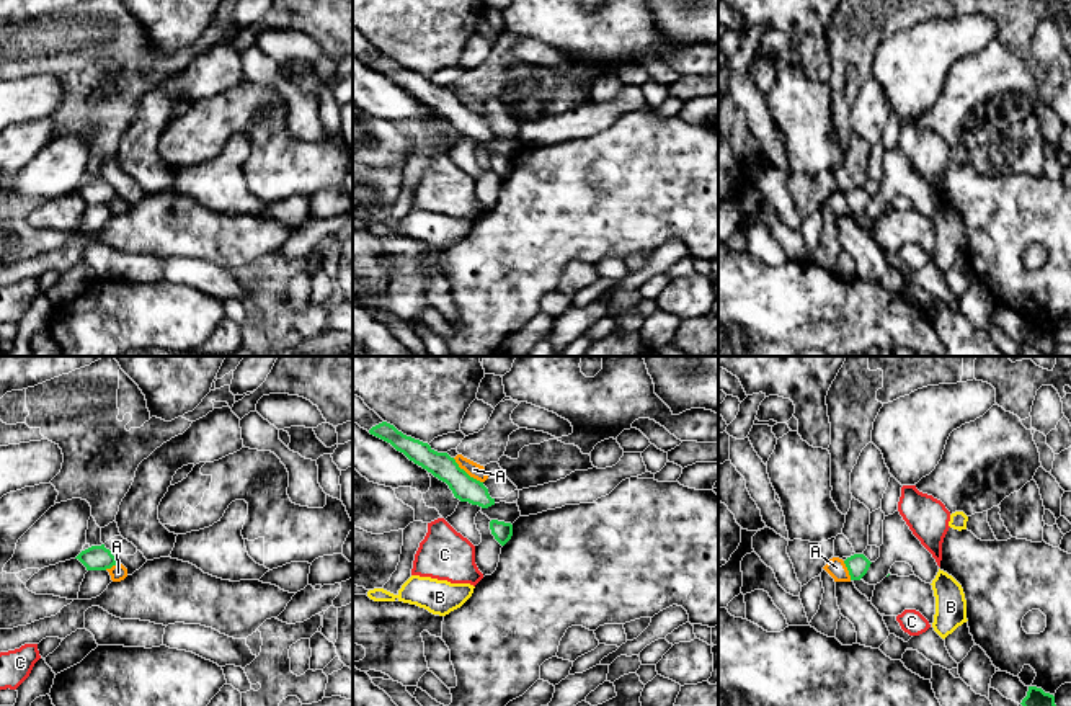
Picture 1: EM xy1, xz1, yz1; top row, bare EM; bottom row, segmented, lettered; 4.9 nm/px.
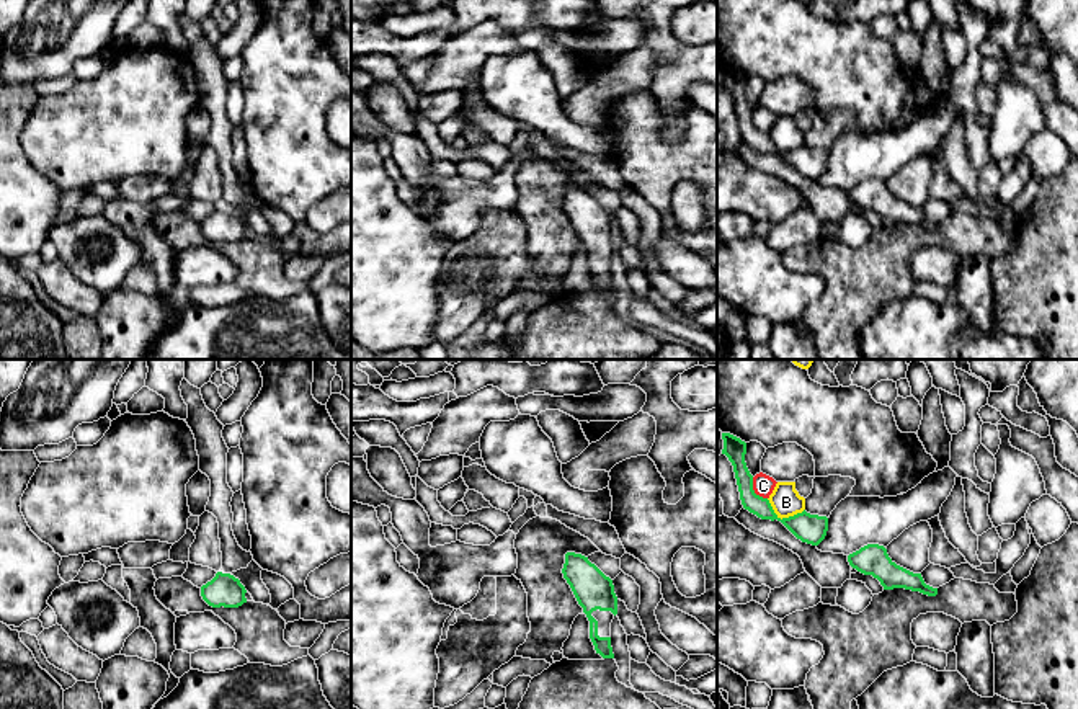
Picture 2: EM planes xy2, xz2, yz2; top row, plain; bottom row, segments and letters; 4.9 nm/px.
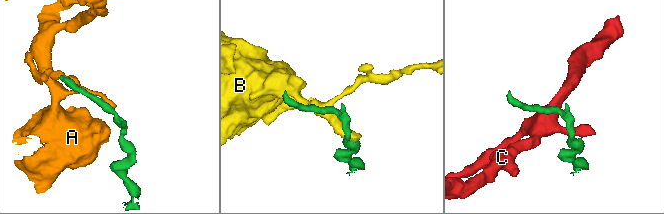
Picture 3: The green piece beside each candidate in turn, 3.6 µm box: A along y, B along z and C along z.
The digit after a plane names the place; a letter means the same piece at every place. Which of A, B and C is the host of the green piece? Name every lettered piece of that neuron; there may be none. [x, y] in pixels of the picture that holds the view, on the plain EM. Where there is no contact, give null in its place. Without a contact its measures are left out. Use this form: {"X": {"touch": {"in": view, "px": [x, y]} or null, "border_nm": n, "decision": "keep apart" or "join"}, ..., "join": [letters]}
{"A": {"touch": {"in": "xz1", "px": [466, 107]}, "border_nm": 200, "decision": "keep apart"}, "B": {"touch": {"in": "yz2", "px": [783, 152]}, "border_nm": 200, "decision": "keep apart"}, "C": {"touch": {"in": "yz2", "px": [753, 124]}, "border_nm": 130, "decision": "keep apart"}, "join": []}

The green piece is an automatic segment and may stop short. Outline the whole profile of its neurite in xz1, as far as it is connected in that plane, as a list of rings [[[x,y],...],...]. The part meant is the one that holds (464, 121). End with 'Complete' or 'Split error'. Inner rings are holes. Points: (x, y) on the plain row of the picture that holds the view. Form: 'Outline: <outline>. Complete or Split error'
Outline: [[[387,56],[372,60],[369,67],[390,77],[410,95],[446,116],[460,136],[469,136],[482,142],[495,139],[495,132],[490,131],[483,116],[470,111],[447,87],[434,85],[428,77],[403,69]]]. Complete

